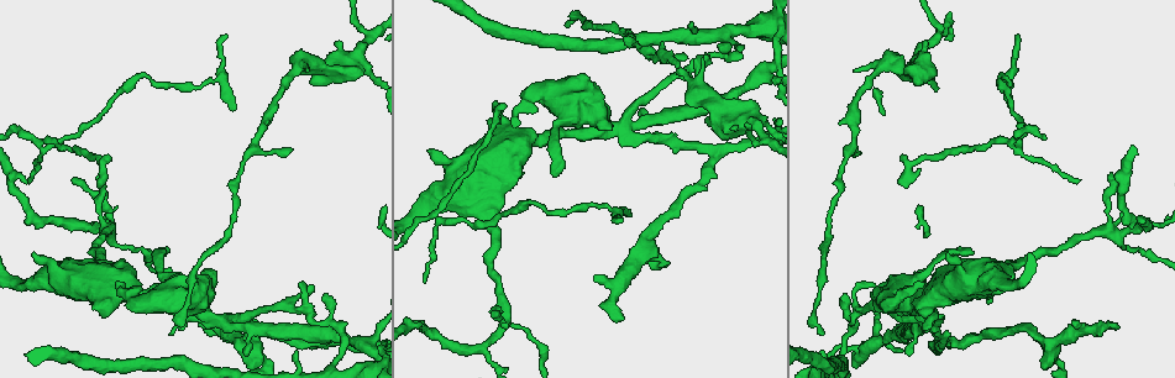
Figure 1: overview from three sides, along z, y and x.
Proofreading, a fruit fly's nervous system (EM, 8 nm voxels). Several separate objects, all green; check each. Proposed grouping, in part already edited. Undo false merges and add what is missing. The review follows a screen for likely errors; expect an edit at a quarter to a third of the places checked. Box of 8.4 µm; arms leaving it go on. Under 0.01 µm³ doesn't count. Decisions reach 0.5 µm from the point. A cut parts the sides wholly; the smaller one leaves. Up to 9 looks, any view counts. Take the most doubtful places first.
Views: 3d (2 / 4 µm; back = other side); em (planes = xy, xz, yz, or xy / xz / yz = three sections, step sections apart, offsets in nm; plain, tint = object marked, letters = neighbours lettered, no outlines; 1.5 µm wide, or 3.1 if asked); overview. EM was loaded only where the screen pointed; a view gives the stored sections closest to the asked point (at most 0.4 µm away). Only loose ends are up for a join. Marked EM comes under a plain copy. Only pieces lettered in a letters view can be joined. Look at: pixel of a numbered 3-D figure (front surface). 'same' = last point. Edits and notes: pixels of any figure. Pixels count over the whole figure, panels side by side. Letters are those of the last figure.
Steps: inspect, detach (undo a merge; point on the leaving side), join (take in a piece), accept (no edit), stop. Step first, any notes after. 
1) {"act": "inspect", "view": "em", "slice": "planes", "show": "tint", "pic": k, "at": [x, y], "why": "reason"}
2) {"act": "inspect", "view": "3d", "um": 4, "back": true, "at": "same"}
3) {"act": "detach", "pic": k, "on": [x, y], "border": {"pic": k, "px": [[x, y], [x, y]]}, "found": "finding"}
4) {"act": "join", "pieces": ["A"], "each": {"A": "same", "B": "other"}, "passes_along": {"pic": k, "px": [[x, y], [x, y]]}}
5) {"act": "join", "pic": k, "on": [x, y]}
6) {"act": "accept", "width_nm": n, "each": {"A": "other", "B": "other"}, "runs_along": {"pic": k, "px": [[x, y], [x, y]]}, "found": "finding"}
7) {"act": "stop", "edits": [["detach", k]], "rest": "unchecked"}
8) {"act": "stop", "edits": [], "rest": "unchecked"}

{"act": "inspect", "view": "3d", "um": 2, "pic": 1, "at": [620, 125], "why": "looks like a crossing"}

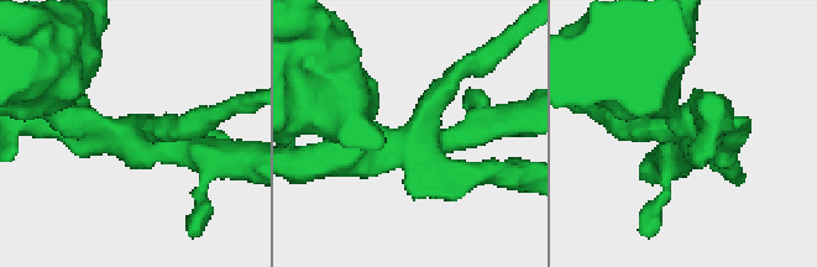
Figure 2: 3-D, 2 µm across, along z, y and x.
{"act": "inspect", "view": "em", "slice": "xz", "step": 8, "show": "letters", "pic": 2, "at": [412, 144], "why": "need the tissue"}

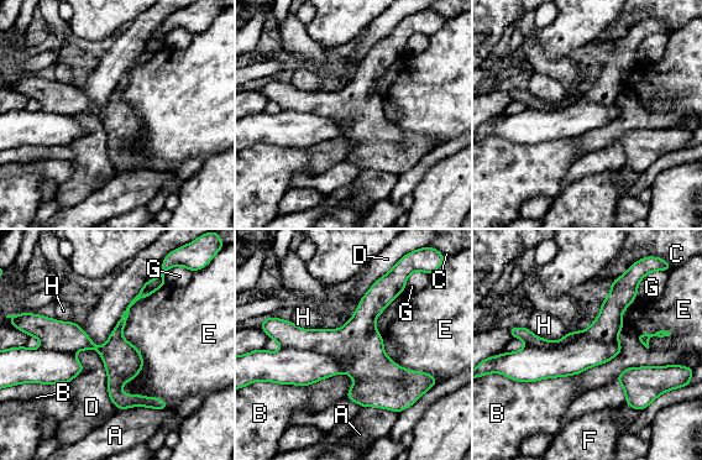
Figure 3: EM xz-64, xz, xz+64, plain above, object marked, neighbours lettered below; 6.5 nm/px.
{"act": "detach", "pic": 3, "on": [607, 325], "each": {"A": "other", "B": "other", "C": "other", "D": "other", "E": "other", "F": "other", "G": "other", "H": "other"}, "border": {"pic": 3, "px": [[617, 338], [527, 345]]}, "found": "a second neuron is stuck on"}

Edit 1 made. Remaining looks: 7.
{"act": "inspect", "view": "em", "slice": "xz", "step": 8, "show": "letters", "pic": 1, "at": [1147, 227], "why": "a narrow waist"}

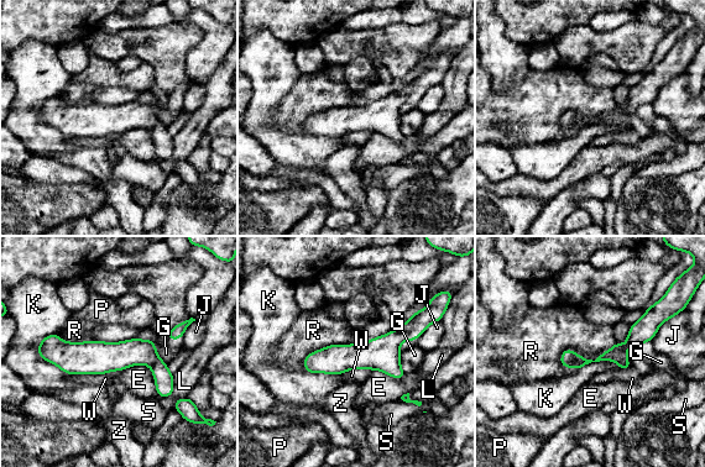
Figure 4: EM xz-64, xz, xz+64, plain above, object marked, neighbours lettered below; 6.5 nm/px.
{"act": "accept", "width_nm": 100, "longest_contact_nm": ["R", 400], "each": {"E": "other", "G": "other", "J": "other", "K": "other", "L": "other", "P": "other", "R": "other", "S": "other", "W": "other", "Z": "other"}, "found": "continuous, no second neuron"}

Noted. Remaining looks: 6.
{"act": "inspect", "view": "3d", "um": 4, "pic": 1, "at": [566, 25], "why": "long arm stops here"}

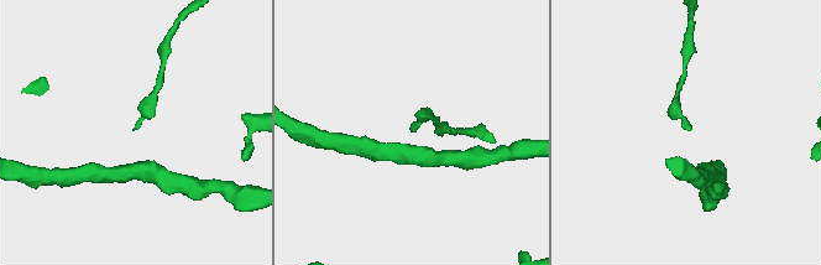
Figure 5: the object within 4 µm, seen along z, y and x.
{"act": "inspect", "view": "em", "slice": "xy", "step": 4, "show": "letters", "pic": 5, "at": [690, 129]}

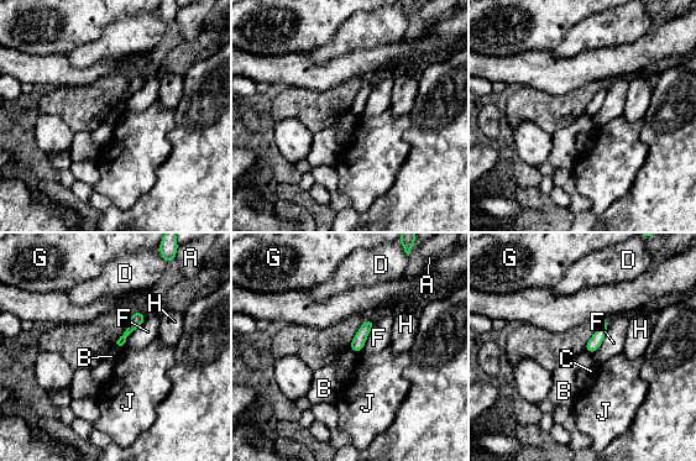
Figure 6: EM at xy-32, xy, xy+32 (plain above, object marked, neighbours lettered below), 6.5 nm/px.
{"act": "accept", "longest_contact_nm": ["F", 240], "each": {"A": "other", "B": "other", "C": "other", "D": "other", "F": "other", "G": "other", "H": "other", "J": "other"}, "found": "none of them fits"}

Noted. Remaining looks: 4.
{"act": "inspect", "view": "3d", "um": 4, "back": true, "pic": 1, "at": [232, 109]}

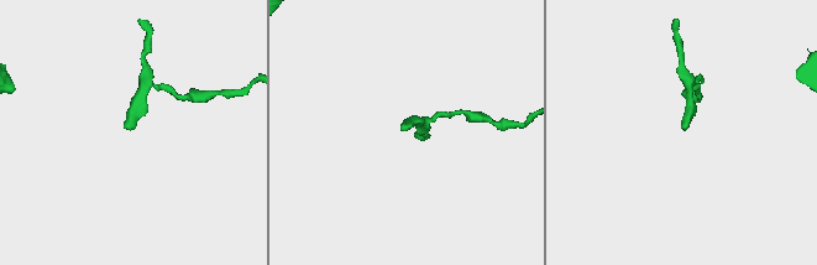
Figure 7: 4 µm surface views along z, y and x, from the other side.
{"act": "inspect", "view": "em", "slice": "planes", "show": "letters", "pic": 7, "at": [126, 127]}

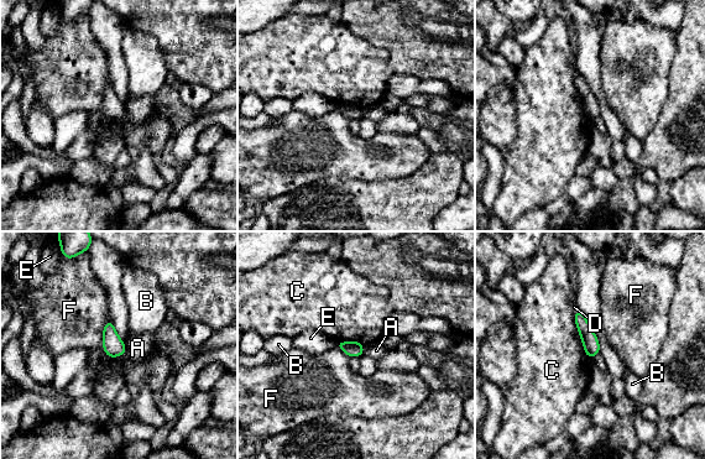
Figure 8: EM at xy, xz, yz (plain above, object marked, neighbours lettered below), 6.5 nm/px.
{"act": "accept", "width_nm": 100, "each": {"A": "other", "B": "other", "C": "other", "D": "other", "E": "other", "F": "other"}, "border": {"pic": 8, "px": [[126, 344], [124, 354]]}, "found": "none of them fits"}

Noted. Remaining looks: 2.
{"act": "stop", "edits": [["detach", 3]], "rest": "unchecked"}

